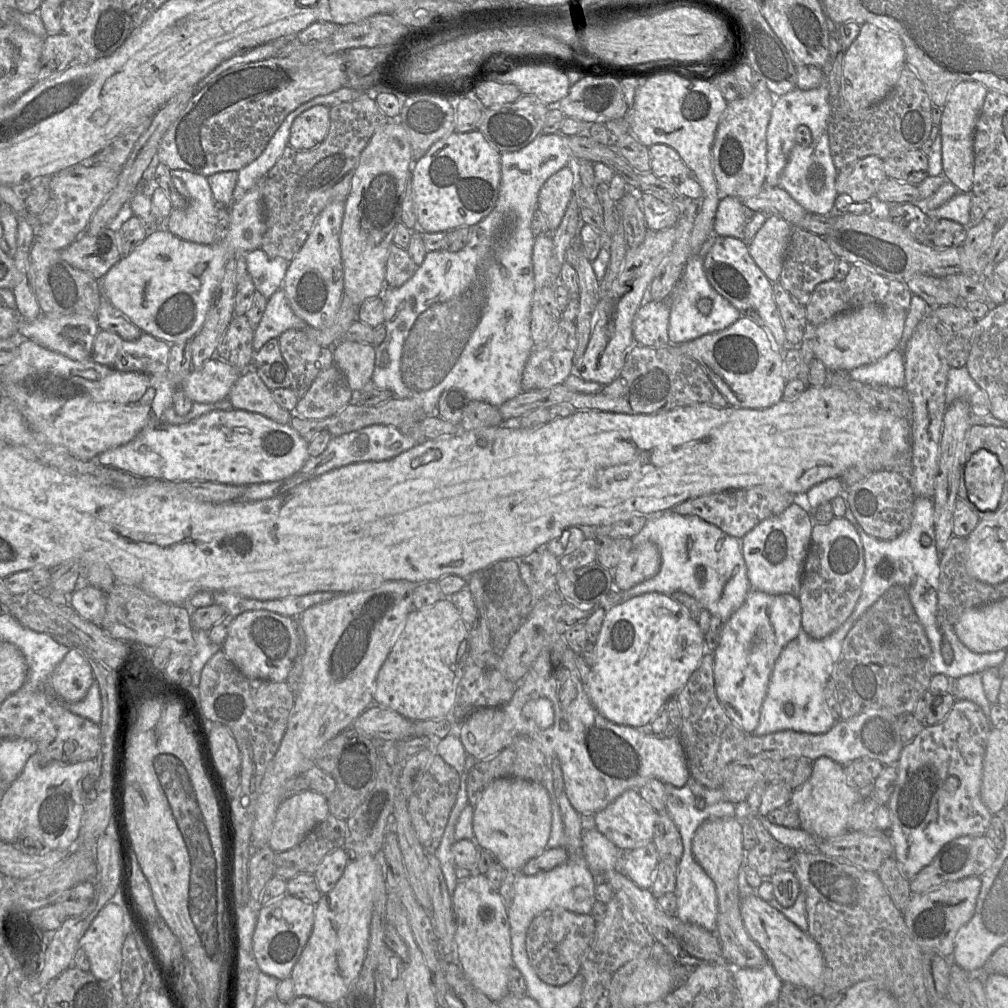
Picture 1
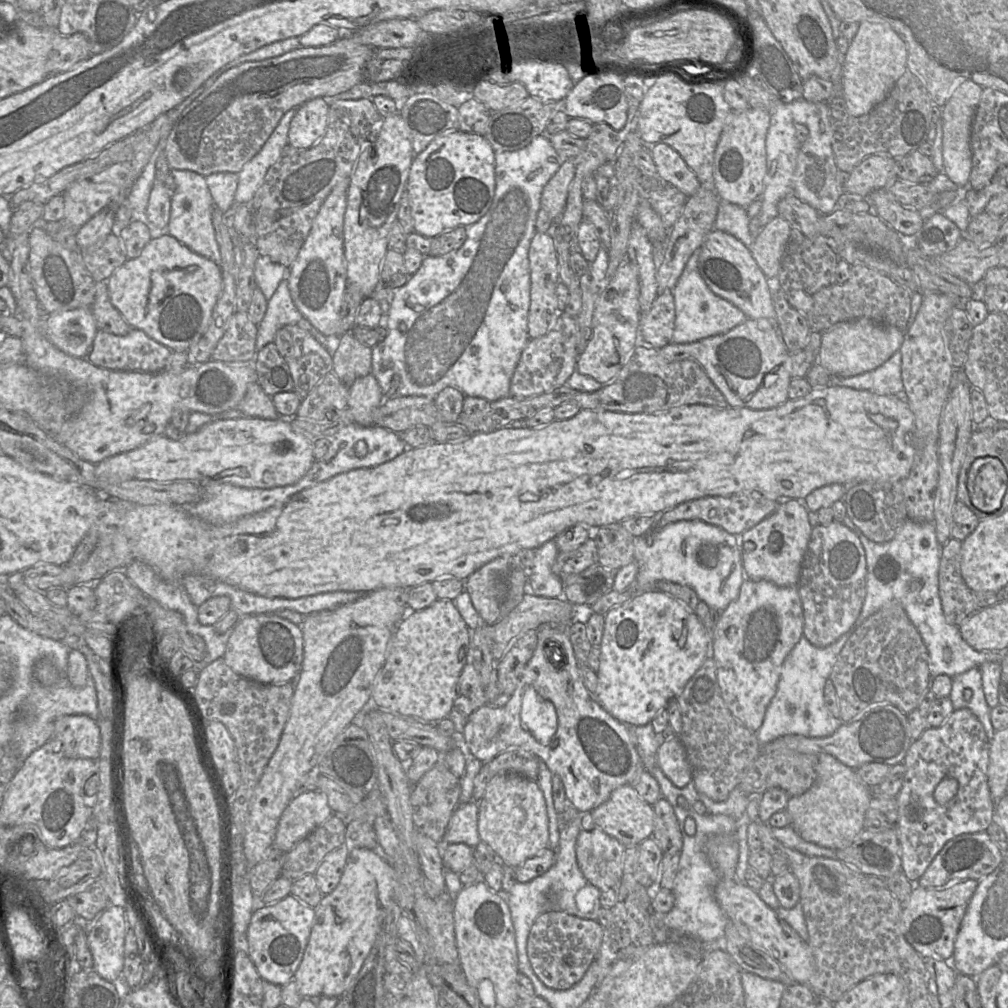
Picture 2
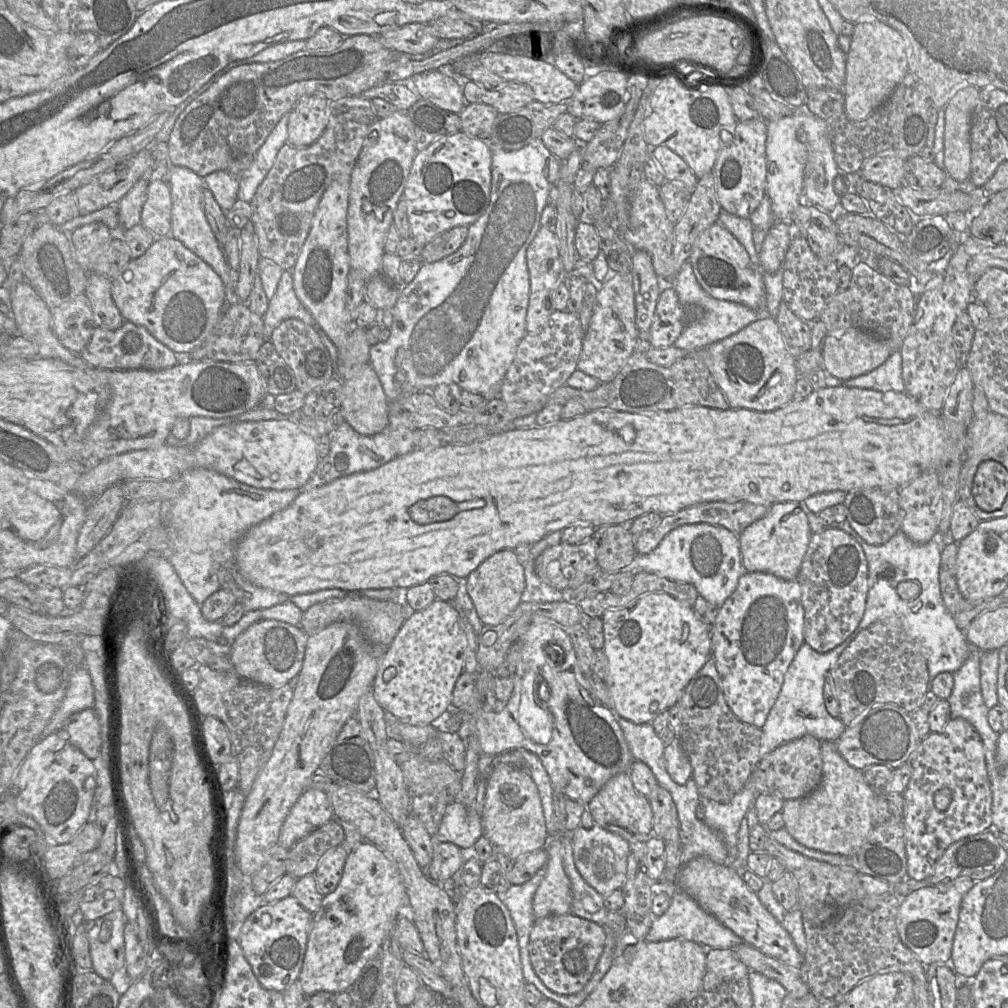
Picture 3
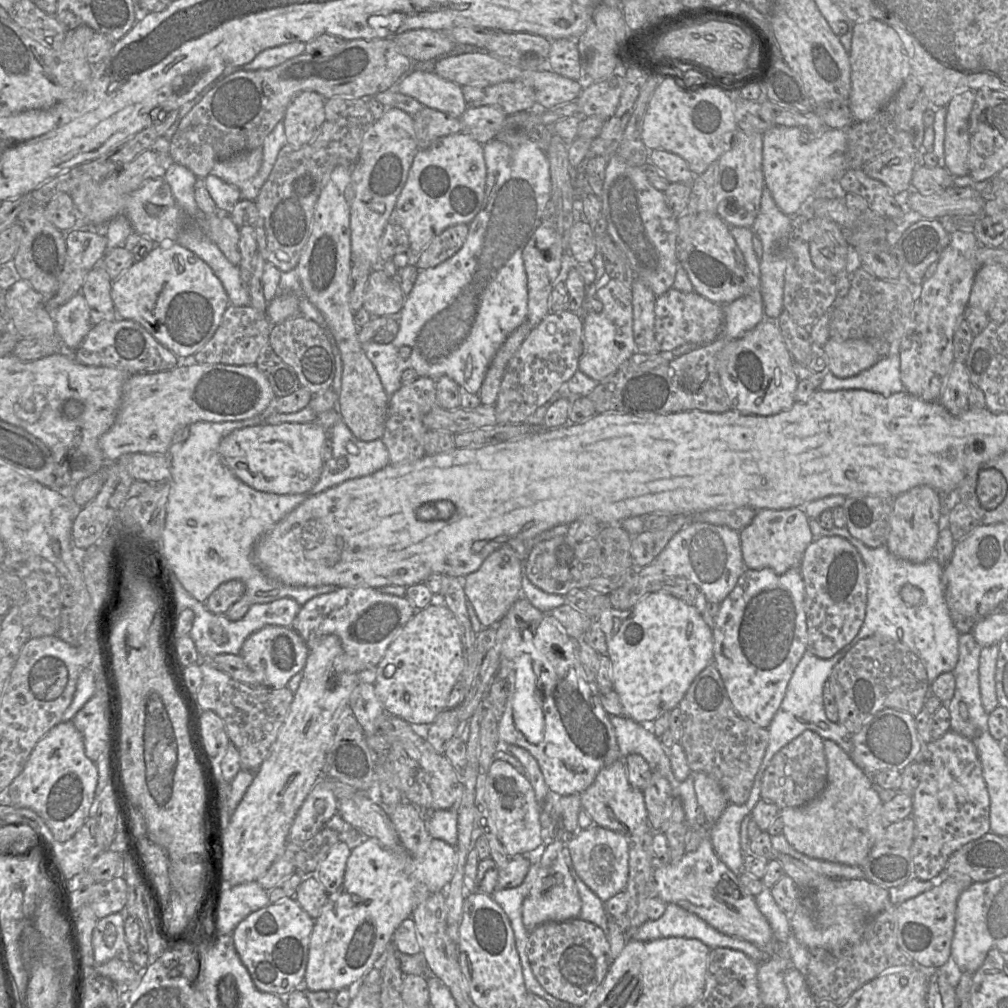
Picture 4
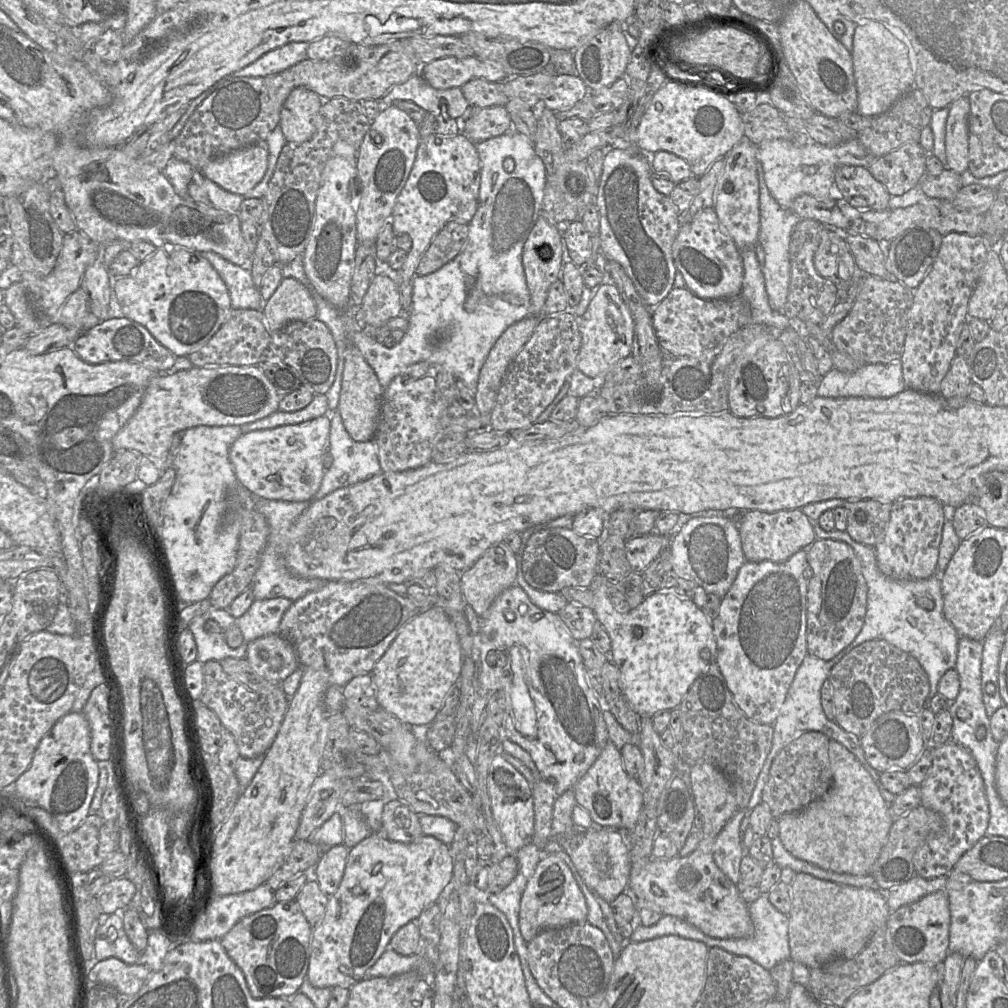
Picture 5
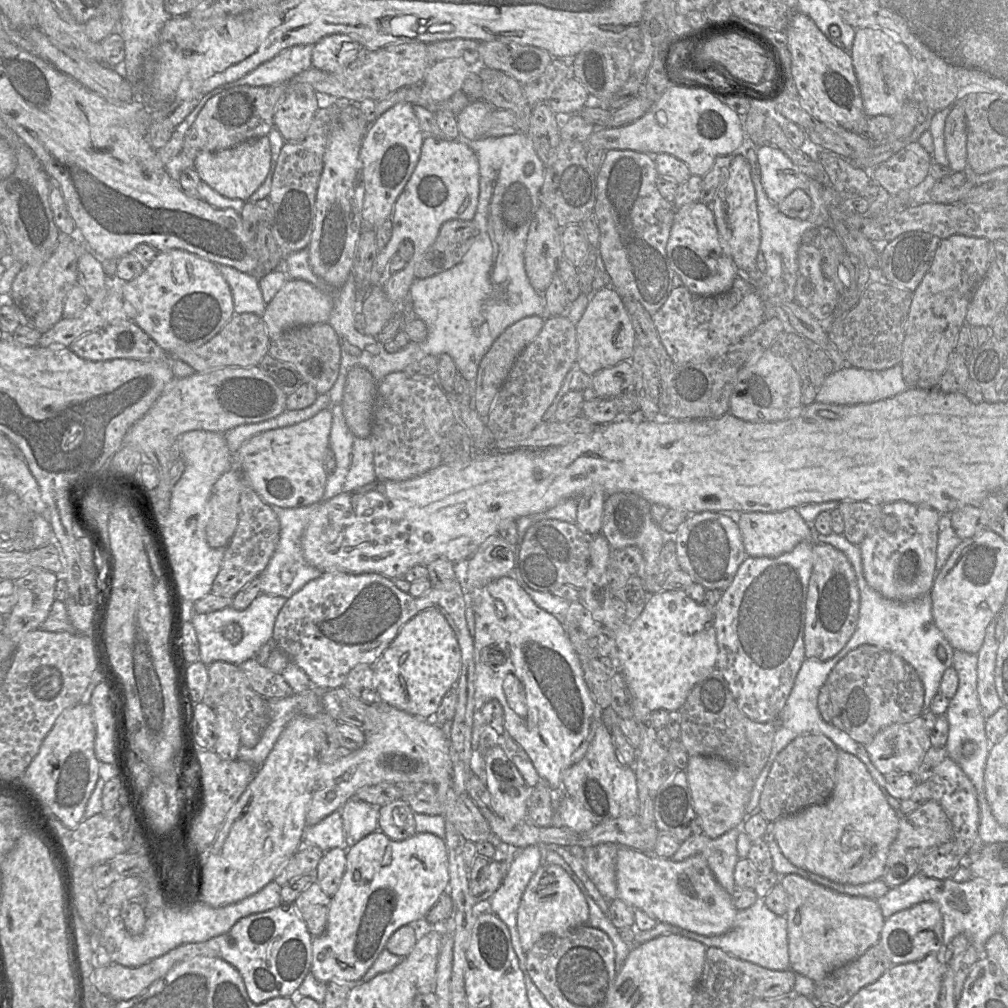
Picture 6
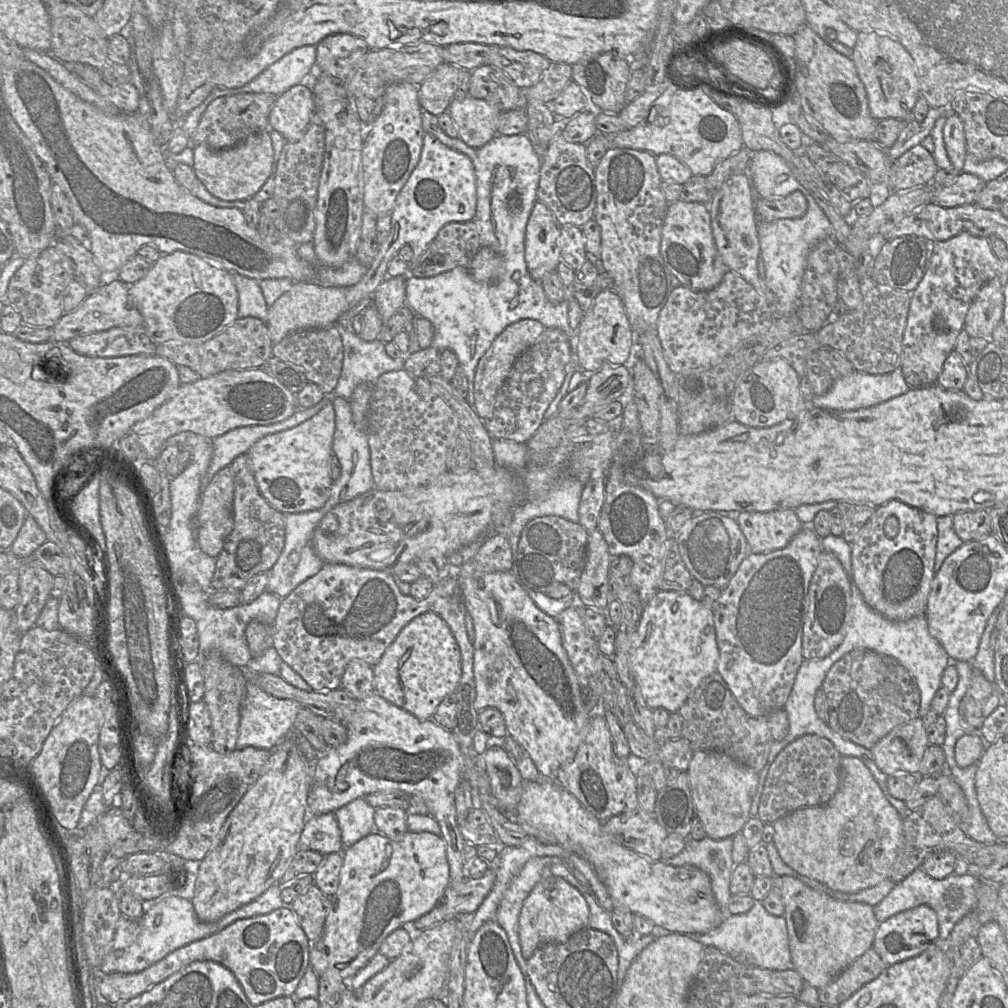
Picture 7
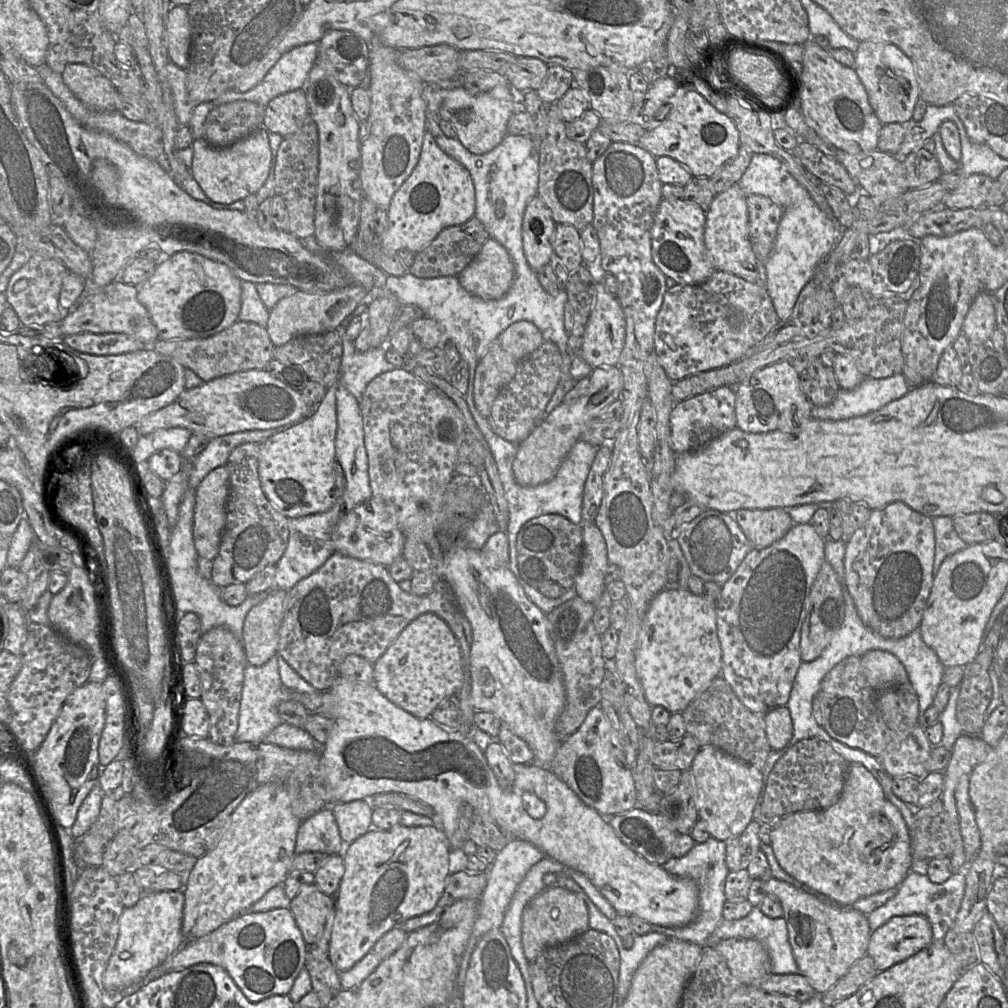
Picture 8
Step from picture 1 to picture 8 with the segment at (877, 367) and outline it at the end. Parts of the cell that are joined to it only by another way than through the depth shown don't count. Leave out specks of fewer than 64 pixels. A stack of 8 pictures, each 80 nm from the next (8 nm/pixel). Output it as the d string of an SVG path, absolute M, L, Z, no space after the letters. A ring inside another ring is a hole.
M902 373L881 379L865 377L864 380L852 390L839 389L836 398L829 405L812 406L811 417L819 420L837 421L863 416L877 411L888 403L903 397L909 390L910 387Z

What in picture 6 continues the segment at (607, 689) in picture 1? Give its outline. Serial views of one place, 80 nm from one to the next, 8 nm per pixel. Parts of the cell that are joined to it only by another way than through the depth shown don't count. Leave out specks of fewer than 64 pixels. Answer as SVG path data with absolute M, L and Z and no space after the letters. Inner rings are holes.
M603 534L592 535L590 565L586 583L581 590L581 603L593 614L594 618L609 628L615 635L616 651L613 659L623 673L628 695L639 699L651 712L656 710L679 711L692 688L717 667L718 644L714 628L714 616L695 602L689 595L676 591L661 591L650 594L639 617L631 624L625 623L612 606L614 597L608 579L608 563L611 546Z

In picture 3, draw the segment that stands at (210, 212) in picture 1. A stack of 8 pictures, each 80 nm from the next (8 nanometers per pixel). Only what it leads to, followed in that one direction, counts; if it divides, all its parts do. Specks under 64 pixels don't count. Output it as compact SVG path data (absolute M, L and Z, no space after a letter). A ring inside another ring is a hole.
M170 166L167 173L167 183L171 193L171 232L170 235L179 240L189 250L200 257L221 278L227 293L234 299L235 274L228 265L225 254L218 243L205 216L203 208L203 189L205 187L203 178L192 170L182 166Z

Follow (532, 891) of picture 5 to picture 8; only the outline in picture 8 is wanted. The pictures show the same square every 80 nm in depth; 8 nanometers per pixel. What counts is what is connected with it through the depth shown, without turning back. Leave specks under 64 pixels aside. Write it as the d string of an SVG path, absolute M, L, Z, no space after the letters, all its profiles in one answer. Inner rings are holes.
M551 886L543 890L522 914L522 946L528 962L547 947L565 943L588 930L588 910L585 902L574 892Z

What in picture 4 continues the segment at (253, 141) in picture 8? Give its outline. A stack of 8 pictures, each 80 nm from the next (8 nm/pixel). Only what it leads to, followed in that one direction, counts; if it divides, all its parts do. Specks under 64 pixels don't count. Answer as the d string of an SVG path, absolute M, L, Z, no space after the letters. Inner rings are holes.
M262 146L238 153L232 157L217 161L210 174L236 187L250 180L262 163Z

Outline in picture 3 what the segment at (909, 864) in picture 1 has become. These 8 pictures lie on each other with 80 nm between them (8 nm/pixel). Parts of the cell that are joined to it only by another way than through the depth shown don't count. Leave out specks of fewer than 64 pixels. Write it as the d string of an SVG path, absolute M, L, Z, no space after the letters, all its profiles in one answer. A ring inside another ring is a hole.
M951 718L940 732L930 732L926 737L921 739L917 749L910 755L908 763L912 768L912 775L909 783L902 793L904 797L904 814L903 826L907 855L907 875L914 880L927 880L934 872L934 867L939 858L943 855L945 850L954 842L972 835L979 834L986 830L992 830L992 792L990 789L990 782L987 774L985 763L985 752L983 743L979 733L976 729L963 718ZM941 788L949 788L952 792L952 800L945 811L938 810L934 805L934 793Z

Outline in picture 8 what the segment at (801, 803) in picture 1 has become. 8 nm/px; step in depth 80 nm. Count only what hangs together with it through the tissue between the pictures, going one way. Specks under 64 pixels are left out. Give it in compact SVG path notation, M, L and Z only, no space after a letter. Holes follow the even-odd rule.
M858 762L849 764L842 793L834 804L825 809L799 811L783 817L781 821L774 828L772 828L771 847L779 865L787 874L843 906L851 906L854 902L861 898L898 887L911 871L911 865L913 862L910 832L902 814L897 807L886 798L880 783L876 780L872 773L867 770L864 765Z

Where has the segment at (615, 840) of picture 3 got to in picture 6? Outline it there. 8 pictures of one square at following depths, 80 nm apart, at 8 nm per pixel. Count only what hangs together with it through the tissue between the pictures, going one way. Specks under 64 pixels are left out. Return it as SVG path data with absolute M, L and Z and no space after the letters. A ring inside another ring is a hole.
M604 843L584 849L583 868L600 894L608 902L617 897L616 858L619 847Z

